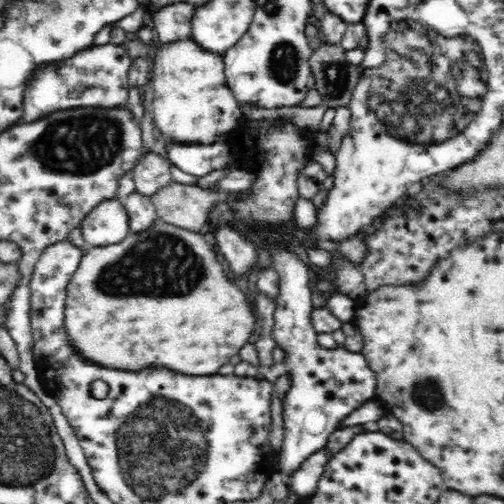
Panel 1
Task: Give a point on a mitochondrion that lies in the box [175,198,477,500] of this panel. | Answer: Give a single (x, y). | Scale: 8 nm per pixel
(428, 392)

